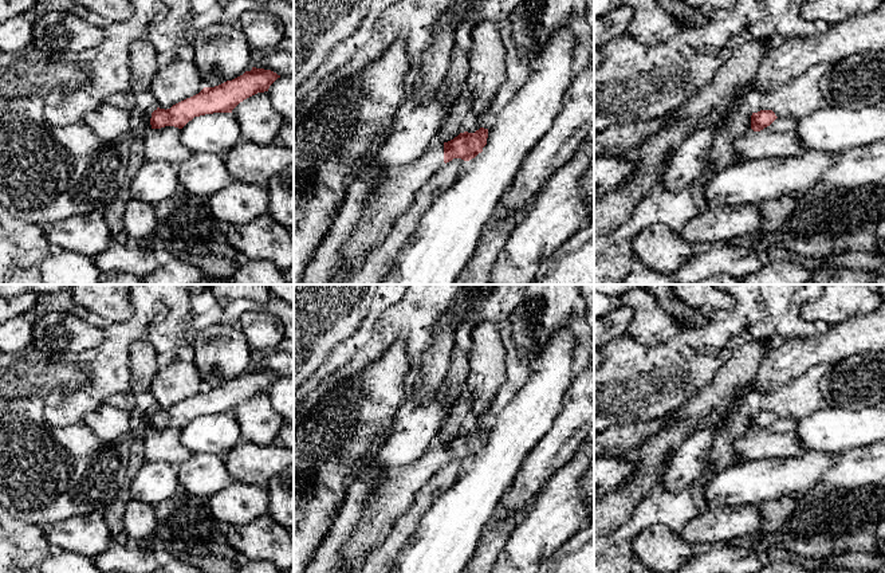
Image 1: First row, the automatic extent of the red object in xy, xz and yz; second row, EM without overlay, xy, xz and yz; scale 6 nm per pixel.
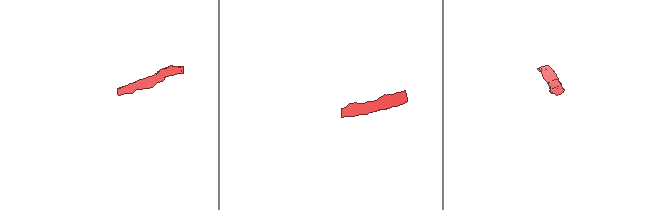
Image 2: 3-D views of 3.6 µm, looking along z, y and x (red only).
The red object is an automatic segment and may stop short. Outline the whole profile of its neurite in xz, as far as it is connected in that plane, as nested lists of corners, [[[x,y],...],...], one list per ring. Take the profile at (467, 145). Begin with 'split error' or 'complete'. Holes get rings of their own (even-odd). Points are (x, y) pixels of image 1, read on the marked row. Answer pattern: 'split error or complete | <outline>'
split error | [[[480,127],[475,133],[464,132],[448,142],[433,142],[418,158],[408,165],[393,166],[388,170],[379,172],[371,199],[365,208],[363,220],[350,233],[343,246],[342,266],[331,275],[326,284],[343,284],[345,279],[361,267],[370,250],[386,236],[396,219],[410,208],[413,196],[420,191],[420,188],[440,168],[453,158],[461,158],[464,161],[475,158],[483,152],[483,148],[487,145],[487,138],[488,129],[484,127]]]

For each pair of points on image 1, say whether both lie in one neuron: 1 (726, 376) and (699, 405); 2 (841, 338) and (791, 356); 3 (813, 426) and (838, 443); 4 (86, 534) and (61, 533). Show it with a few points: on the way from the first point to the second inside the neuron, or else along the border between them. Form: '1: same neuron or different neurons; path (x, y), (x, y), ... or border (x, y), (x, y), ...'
1: same neuron; path (722, 383), (705, 399)
2: same neuron; path (829, 348), (803, 352)
3: same neuron; path (819, 431), (826, 431), (832, 436)
4: same neuron; path (79, 534), (67, 534)

